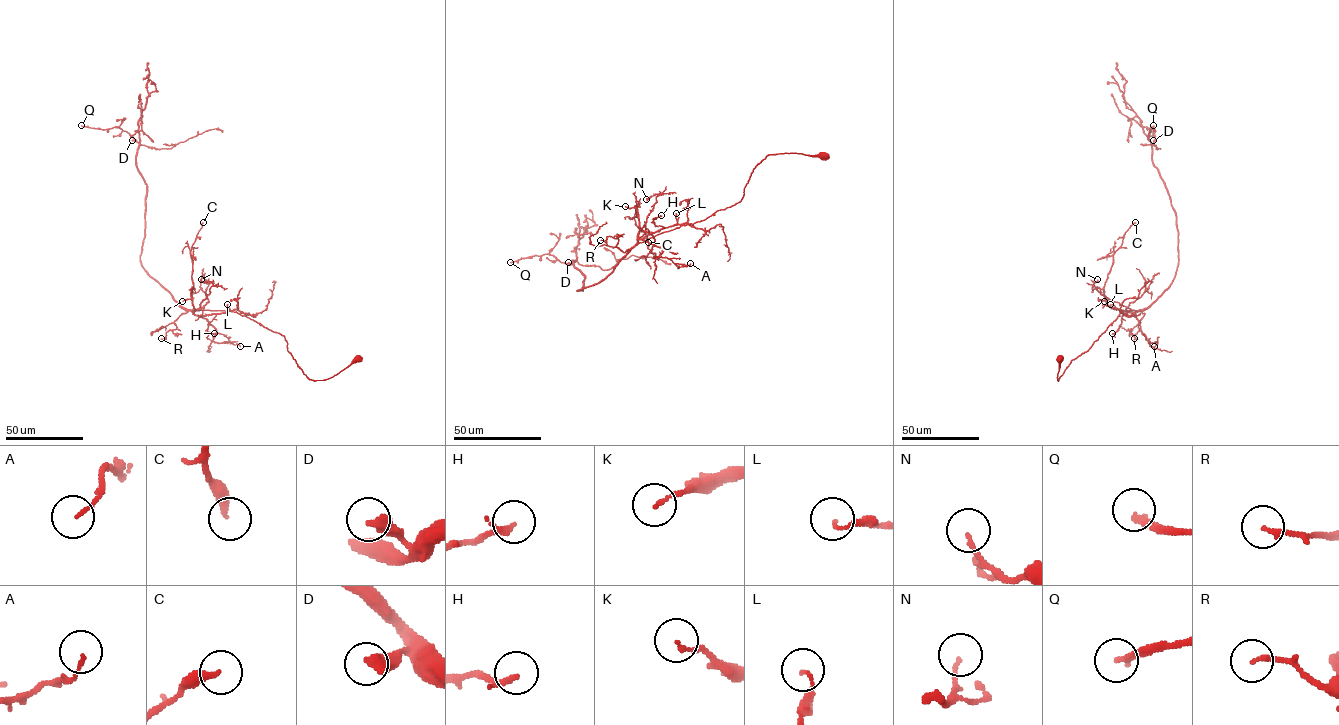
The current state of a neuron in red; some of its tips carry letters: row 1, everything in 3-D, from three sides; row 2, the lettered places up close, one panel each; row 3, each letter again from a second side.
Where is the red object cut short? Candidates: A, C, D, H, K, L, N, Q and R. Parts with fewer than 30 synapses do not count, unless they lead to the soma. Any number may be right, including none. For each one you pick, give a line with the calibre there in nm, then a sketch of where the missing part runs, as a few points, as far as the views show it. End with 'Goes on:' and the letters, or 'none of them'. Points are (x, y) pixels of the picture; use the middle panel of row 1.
Q: 240 nm thick; missing branch runs (510, 262), (504, 268), (489, 271), (467, 271)
Goes on: Q

